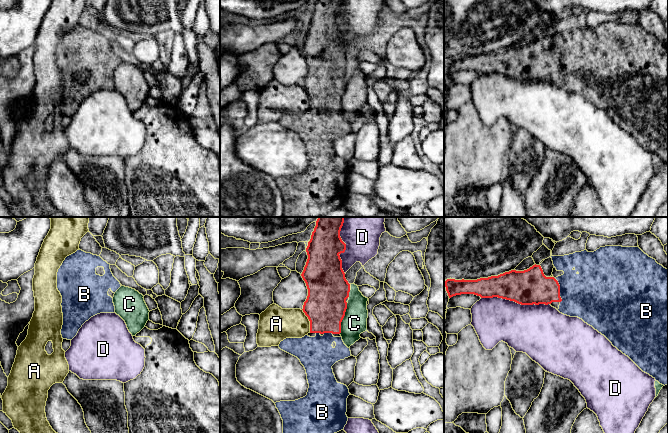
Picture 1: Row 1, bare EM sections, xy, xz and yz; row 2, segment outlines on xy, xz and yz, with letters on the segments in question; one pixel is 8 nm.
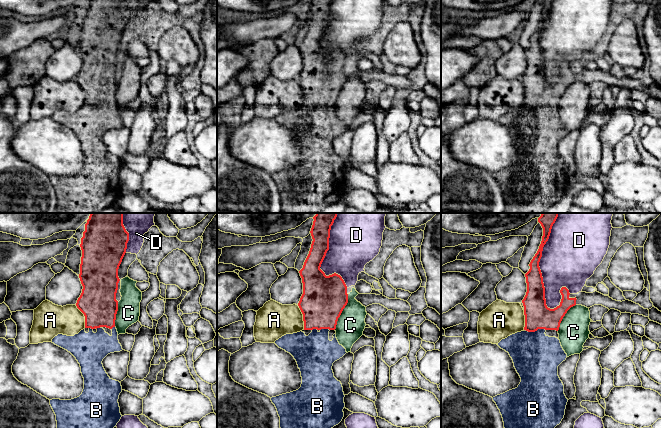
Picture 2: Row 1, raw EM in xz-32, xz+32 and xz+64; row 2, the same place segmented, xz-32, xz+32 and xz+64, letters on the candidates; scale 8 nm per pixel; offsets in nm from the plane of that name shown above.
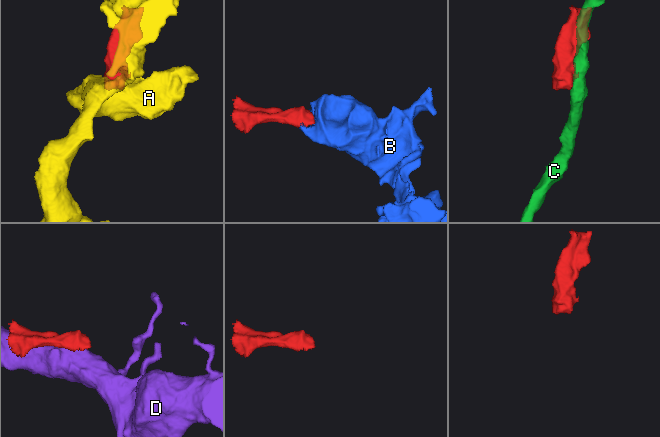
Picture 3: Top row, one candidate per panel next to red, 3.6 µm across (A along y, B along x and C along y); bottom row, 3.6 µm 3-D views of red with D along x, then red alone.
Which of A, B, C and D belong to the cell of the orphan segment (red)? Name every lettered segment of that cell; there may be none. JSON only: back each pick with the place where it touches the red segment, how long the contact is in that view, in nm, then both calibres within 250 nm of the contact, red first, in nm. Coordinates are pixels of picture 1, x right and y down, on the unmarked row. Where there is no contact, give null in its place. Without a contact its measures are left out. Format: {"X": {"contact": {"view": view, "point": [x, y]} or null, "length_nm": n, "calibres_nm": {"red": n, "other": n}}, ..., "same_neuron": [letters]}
{"B": {"contact": {"view": "yz", "point": [559, 66]}, "length_nm": 200, "calibres_nm": {"red": 280, "other": 400}}, "same_neuron": ["B"]}

